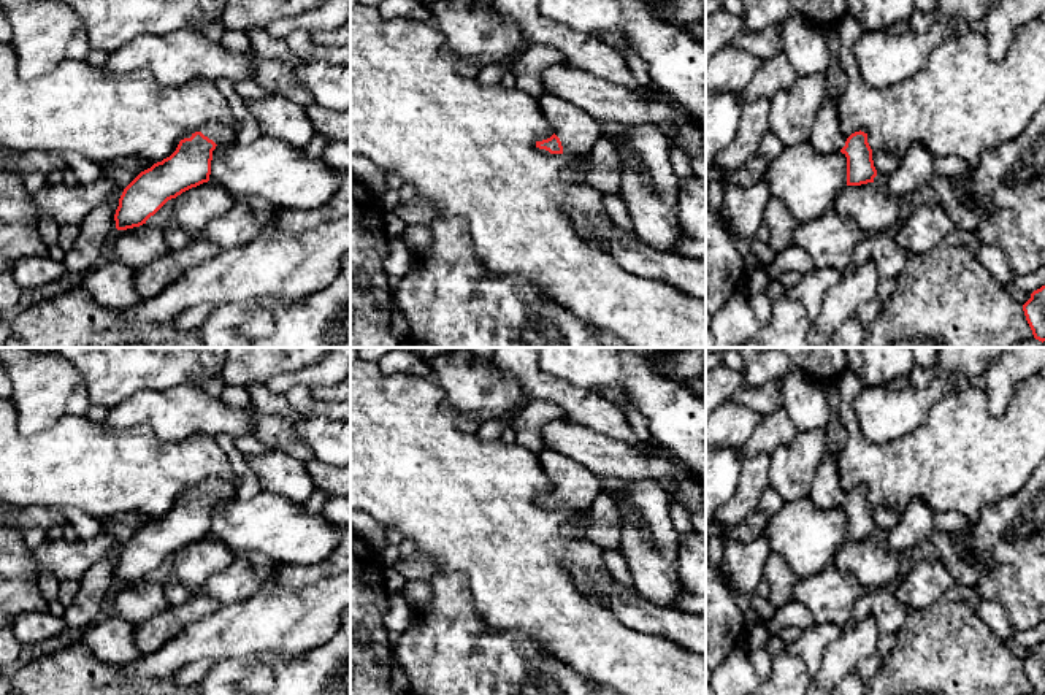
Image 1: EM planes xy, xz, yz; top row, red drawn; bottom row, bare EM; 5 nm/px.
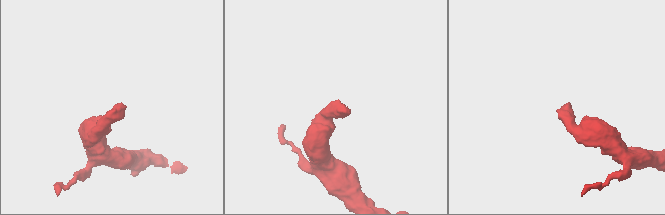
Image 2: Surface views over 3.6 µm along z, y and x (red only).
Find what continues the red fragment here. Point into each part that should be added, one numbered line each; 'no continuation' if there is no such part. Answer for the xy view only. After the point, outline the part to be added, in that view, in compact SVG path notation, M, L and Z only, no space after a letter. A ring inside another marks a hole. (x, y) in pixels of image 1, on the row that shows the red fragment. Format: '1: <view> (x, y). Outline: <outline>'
1: xy (221, 134). Outline: M208 122L200 132L217 146L230 144L236 140L236 130L220 122Z

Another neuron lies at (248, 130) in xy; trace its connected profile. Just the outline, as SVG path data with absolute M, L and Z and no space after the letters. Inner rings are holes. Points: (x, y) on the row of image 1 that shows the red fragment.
M222 78L216 81L219 90L230 105L230 109L236 119L236 143L247 144L260 138L263 133L247 109L247 102L238 94L235 84L236 81Z

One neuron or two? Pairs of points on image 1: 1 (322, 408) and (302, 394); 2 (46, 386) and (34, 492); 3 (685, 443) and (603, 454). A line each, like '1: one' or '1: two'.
1: one
2: two
3: two

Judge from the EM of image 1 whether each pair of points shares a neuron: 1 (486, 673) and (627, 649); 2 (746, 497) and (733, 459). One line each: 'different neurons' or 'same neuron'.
1: different neurons
2: different neurons

